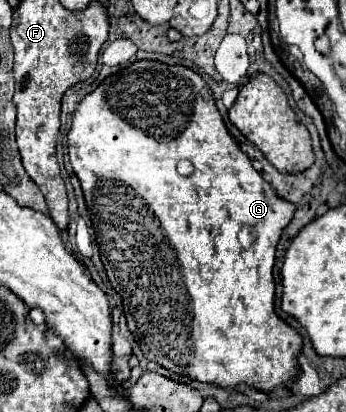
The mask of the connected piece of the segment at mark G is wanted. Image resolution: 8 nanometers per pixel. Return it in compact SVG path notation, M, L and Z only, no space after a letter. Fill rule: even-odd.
M151 60L133 62L121 72L109 76L103 84L99 84L91 94L87 94L77 104L73 112L73 124L67 134L67 144L69 144L69 160L73 166L73 172L81 182L85 202L91 212L89 216L95 226L101 262L105 266L111 286L123 300L127 326L131 334L135 336L135 342L139 344L145 358L161 364L163 368L179 376L215 384L219 388L239 388L239 384L247 384L249 388L259 390L259 392L273 392L277 386L287 386L289 382L293 382L295 376L299 374L297 356L301 354L303 338L275 314L273 264L275 264L275 250L277 250L281 232L291 222L295 206L283 198L277 198L271 184L263 180L263 176L253 168L247 154L239 150L237 142L225 128L225 122L215 106L215 100L213 100L213 94L207 82L197 72L185 66L169 66L169 64L151 62ZM179 160L189 160L195 166L195 172L191 176L181 176L177 172Z

